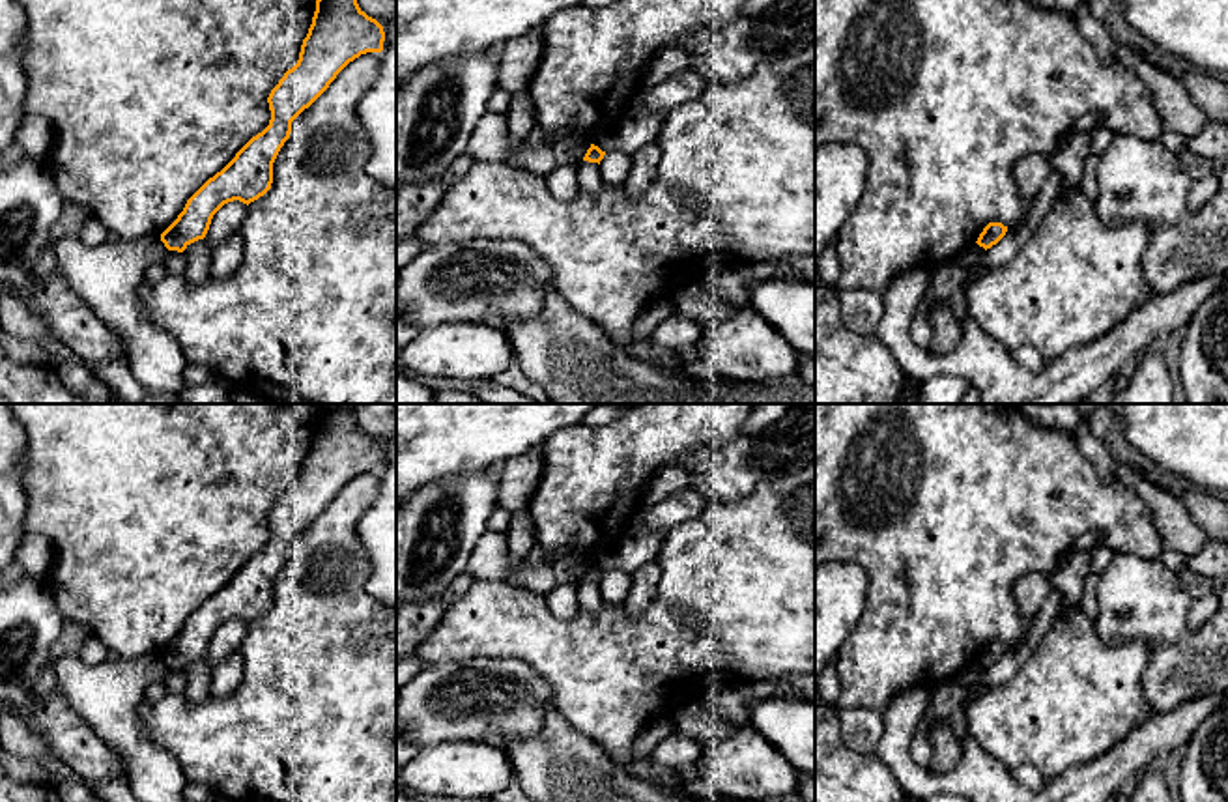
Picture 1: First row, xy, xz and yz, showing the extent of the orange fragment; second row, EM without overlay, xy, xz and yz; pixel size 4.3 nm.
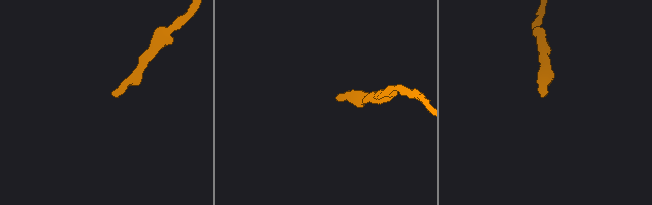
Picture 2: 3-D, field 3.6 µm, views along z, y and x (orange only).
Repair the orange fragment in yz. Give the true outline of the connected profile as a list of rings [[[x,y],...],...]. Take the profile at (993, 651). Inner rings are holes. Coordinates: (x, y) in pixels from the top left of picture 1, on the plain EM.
[[[989,641],[978,656],[978,664],[985,669],[996,664],[1007,651],[1007,645],[1002,641]]]

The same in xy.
[[[355,408],[318,415],[316,430],[303,458],[297,482],[271,508],[269,544],[252,555],[236,576],[209,596],[161,652],[168,669],[183,671],[204,658],[213,634],[228,621],[250,623],[273,602],[273,581],[290,557],[292,540],[308,527],[355,477],[381,471],[383,445],[357,422]]]

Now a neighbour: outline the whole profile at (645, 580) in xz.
[[[654,561],[654,563],[641,566],[637,572],[632,574],[632,578],[634,578],[634,585],[626,600],[622,602],[622,606],[630,617],[637,617],[652,602],[658,581],[662,578],[662,568],[658,561]]]

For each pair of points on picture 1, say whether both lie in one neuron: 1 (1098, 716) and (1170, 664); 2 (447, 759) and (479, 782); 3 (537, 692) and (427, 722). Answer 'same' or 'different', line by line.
1: different
2: same
3: same

